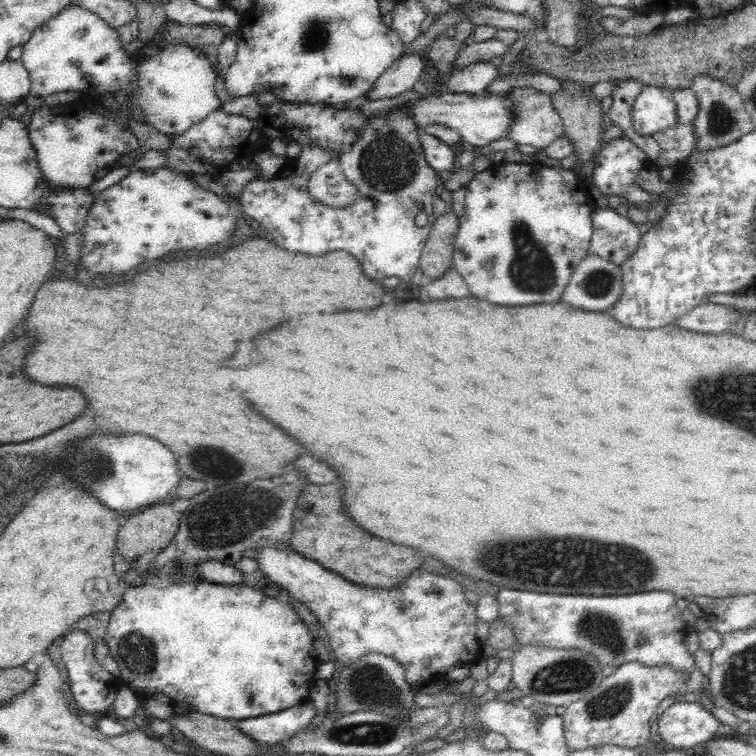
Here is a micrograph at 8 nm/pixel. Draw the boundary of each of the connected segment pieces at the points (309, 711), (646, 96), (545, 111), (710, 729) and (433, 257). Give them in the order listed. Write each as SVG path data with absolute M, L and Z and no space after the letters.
M312 701L291 706L282 712L235 722L250 738L266 744L284 742L312 725L317 710Z
M646 87L636 97L631 112L632 129L640 136L652 137L655 132L663 132L679 123L673 90L668 87Z
M530 86L511 87L502 95L510 101L510 117L512 122L508 126L506 138L516 145L527 144L533 146L536 150L544 149L550 146L552 142L563 136L563 122L558 111L554 108L552 94L535 89Z
M694 698L676 701L660 715L658 738L660 743L674 748L690 748L716 735L718 719Z
M450 209L433 222L419 264L426 277L441 279L450 267L454 267L454 241L458 229L459 216Z

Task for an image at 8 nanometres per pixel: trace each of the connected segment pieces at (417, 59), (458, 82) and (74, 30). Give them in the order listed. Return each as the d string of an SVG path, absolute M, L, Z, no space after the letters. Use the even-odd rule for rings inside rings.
M417 54L401 56L397 62L384 71L384 74L378 77L372 88L364 94L366 101L394 98L406 90L412 90L424 71L423 62L423 56L417 56Z
M487 59L454 68L445 85L452 93L476 94L484 91L497 77L498 70L490 66Z
M70 5L59 15L42 23L32 33L30 40L23 44L21 62L28 72L30 79L29 98L43 98L56 94L56 92L86 92L90 88L97 88L102 94L110 93L117 104L132 106L135 101L137 86L137 66L140 62L140 54L130 55L120 41L118 30L108 26L98 15L82 9L76 5Z

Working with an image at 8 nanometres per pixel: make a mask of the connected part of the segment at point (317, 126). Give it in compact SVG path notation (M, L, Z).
M275 100L271 105L261 107L260 117L256 120L228 115L222 109L216 109L203 118L202 122L175 137L172 146L165 150L168 156L166 167L192 177L198 174L219 176L227 170L242 170L244 166L252 168L253 153L266 147L274 138L282 140L286 145L298 142L302 146L311 142L338 152L342 146L348 146L354 142L354 138L358 138L358 132L368 120L370 117L364 118L359 110L336 110L332 105L324 103L286 103Z

